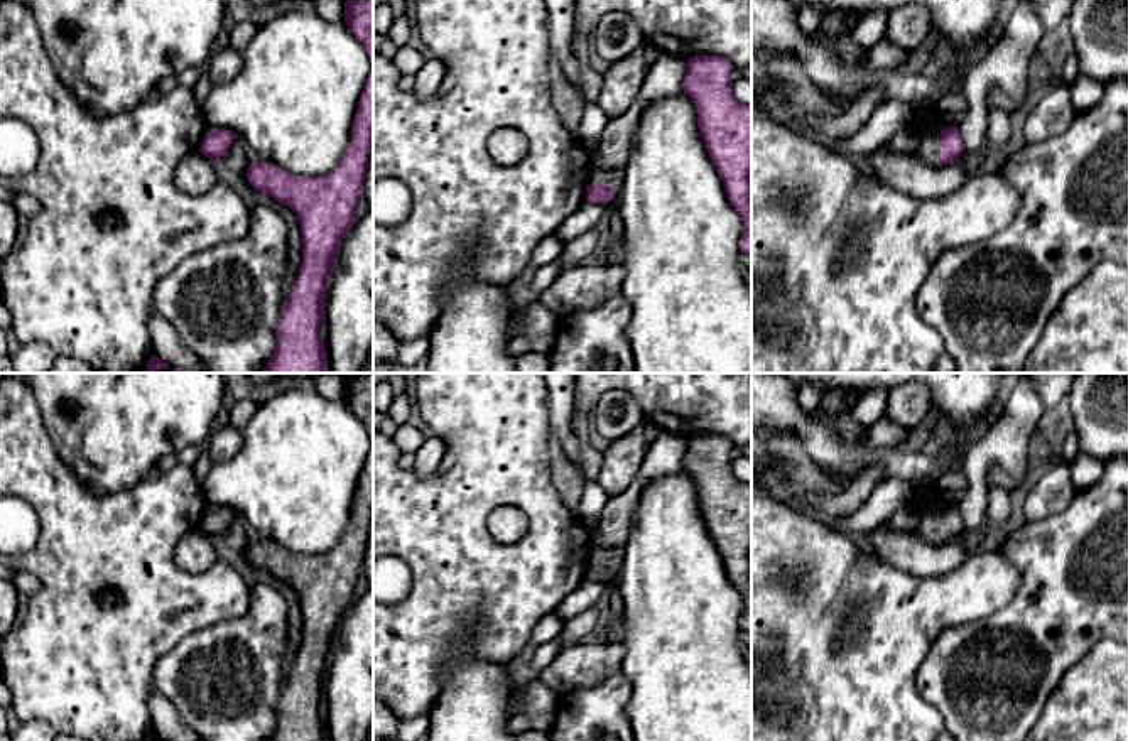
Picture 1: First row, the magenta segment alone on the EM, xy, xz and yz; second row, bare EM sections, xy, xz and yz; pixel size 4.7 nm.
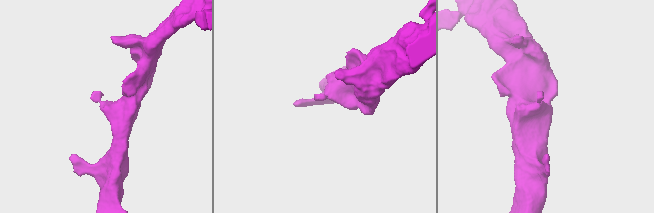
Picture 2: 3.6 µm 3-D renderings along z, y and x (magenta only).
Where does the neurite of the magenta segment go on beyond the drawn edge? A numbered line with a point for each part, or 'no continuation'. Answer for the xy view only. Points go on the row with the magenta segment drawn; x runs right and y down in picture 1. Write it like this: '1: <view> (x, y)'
no continuation

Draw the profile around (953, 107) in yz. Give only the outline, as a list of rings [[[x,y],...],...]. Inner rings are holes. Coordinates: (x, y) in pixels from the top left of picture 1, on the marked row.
[[[954,91],[939,98],[937,110],[944,125],[957,127],[968,113],[968,100],[963,91]]]

